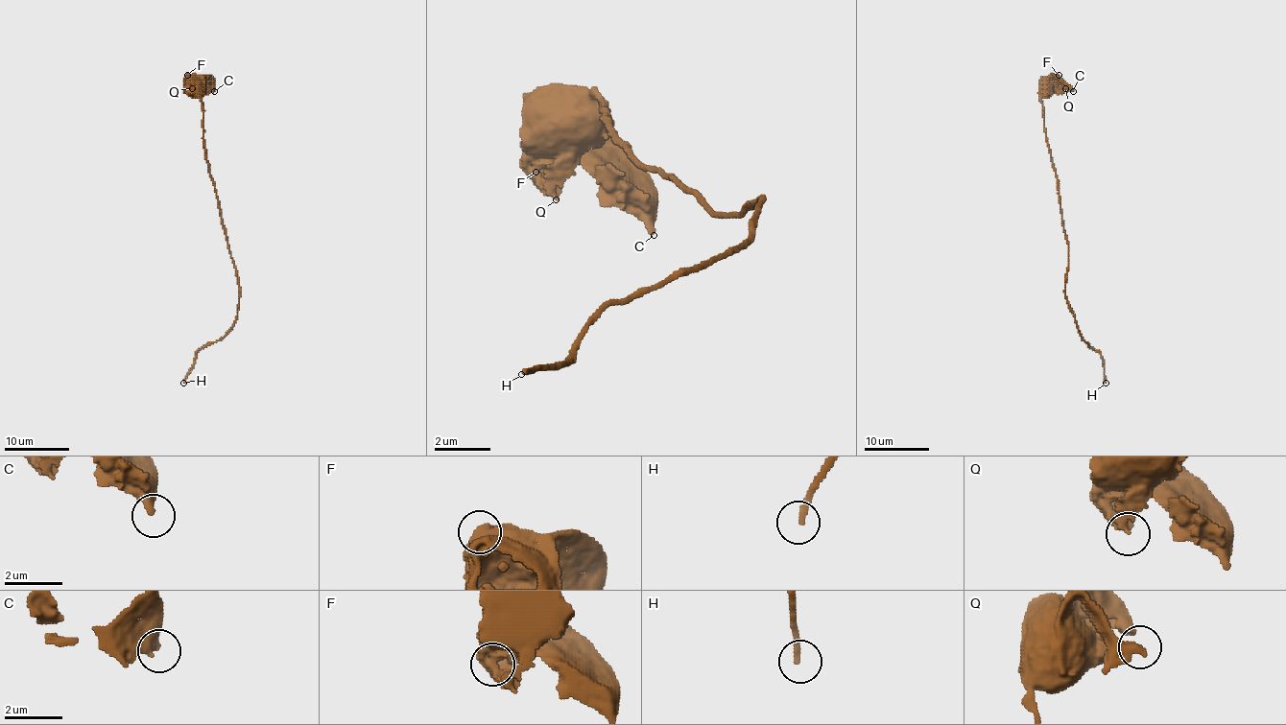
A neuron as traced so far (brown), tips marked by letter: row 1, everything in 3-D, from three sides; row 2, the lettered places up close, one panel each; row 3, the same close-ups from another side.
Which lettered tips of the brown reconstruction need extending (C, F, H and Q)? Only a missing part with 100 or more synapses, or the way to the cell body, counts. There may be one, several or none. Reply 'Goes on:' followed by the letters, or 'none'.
Goes on: H

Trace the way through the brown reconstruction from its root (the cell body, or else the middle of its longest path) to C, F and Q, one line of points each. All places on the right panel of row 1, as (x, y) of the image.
C: (1065, 232), (1040, 98), (1057, 86), (1073, 91)
F: (1065, 232), (1040, 99), (1059, 75)
Q: (1065, 232), (1040, 99), (1065, 88)

